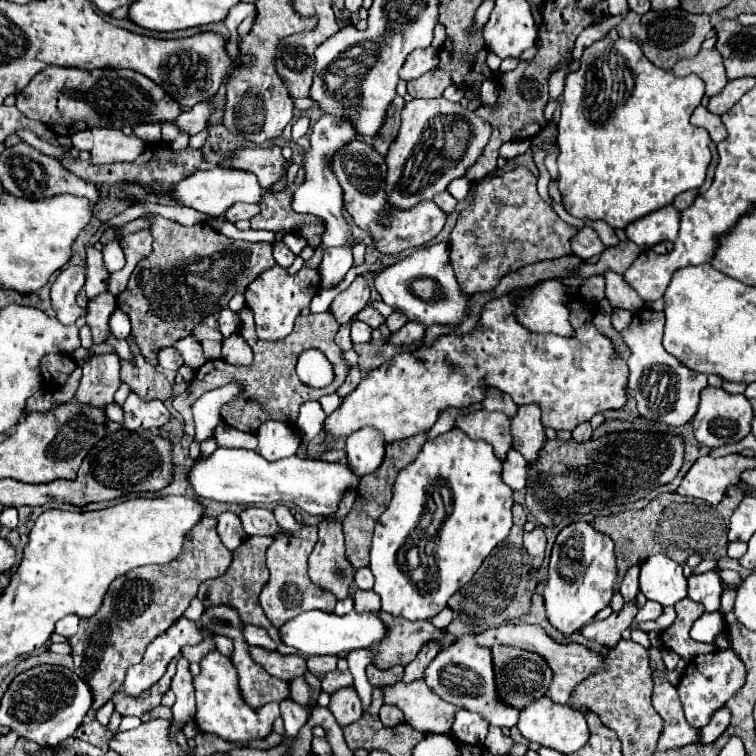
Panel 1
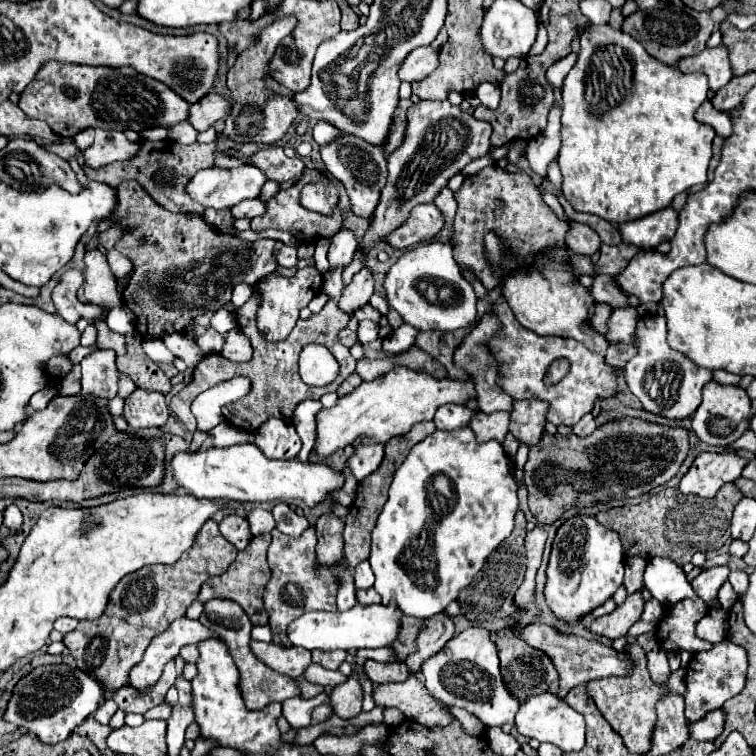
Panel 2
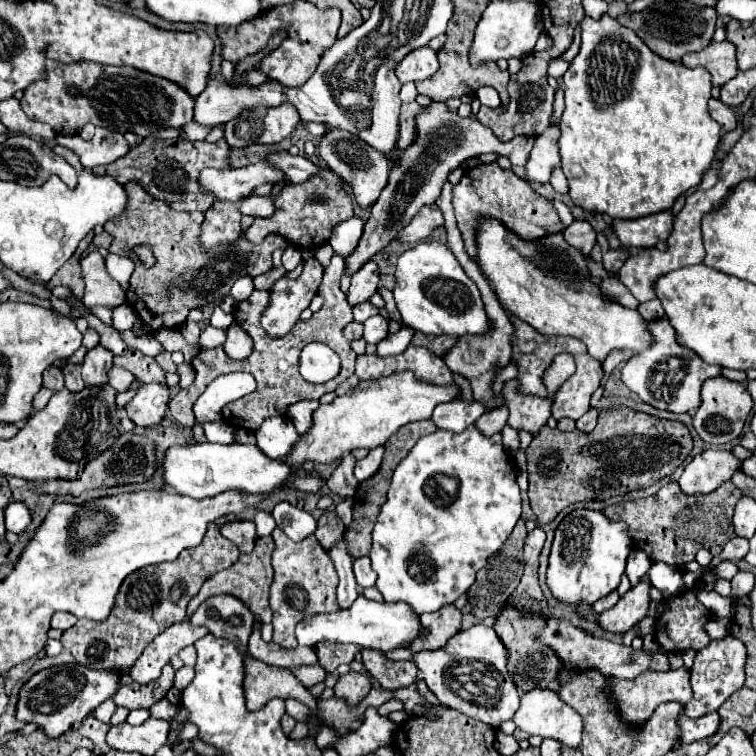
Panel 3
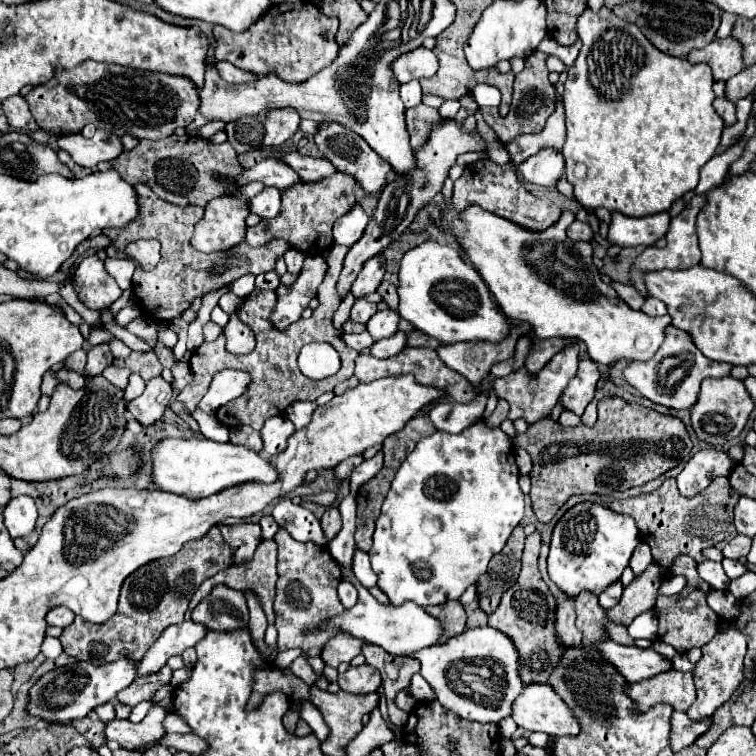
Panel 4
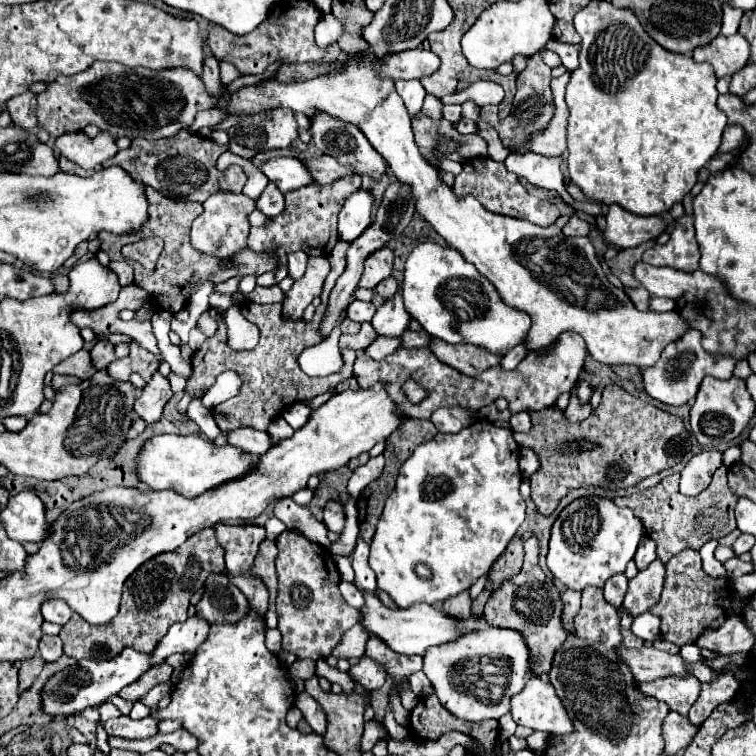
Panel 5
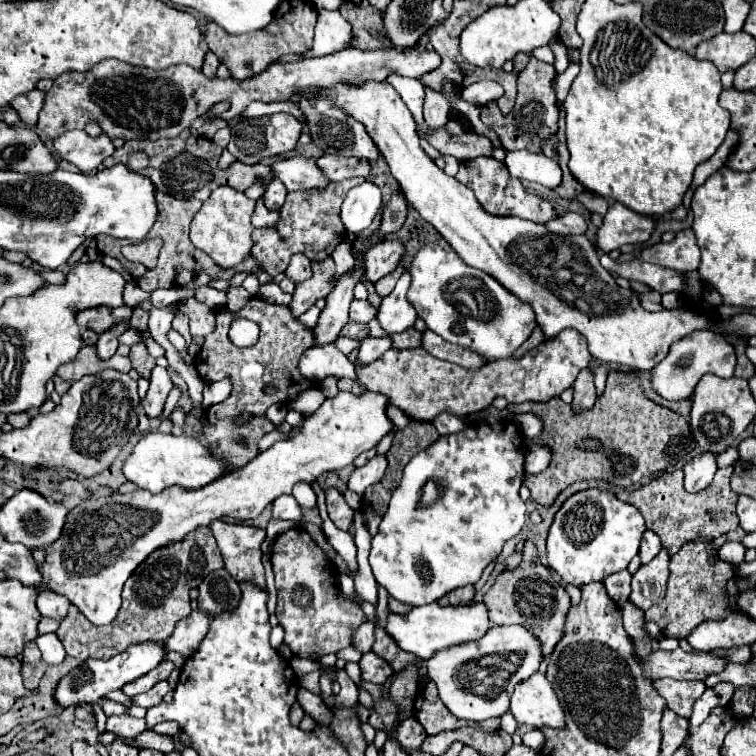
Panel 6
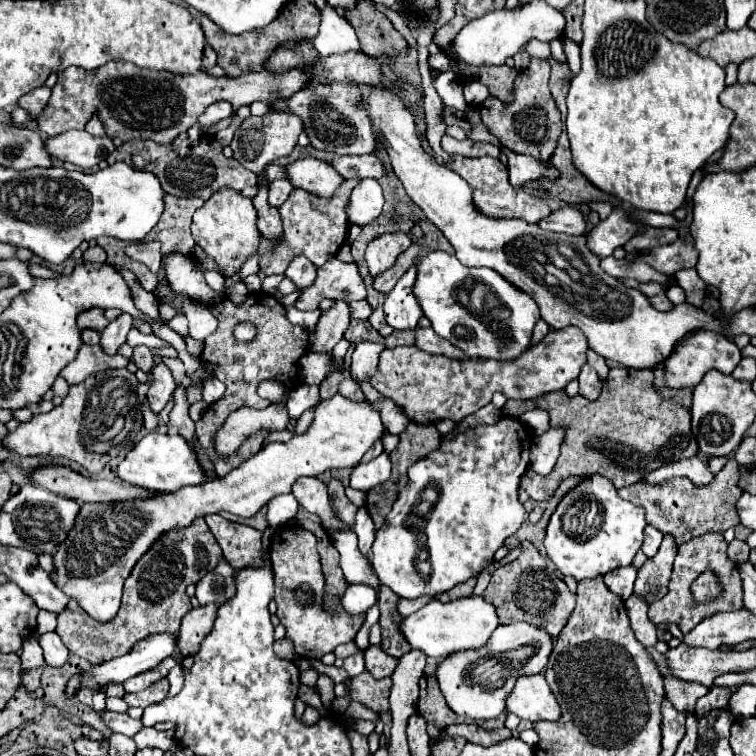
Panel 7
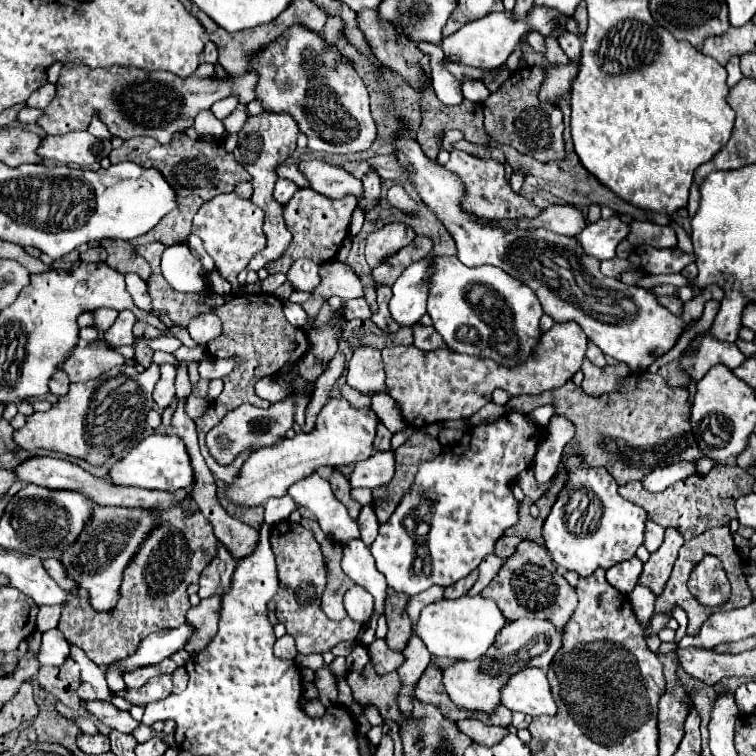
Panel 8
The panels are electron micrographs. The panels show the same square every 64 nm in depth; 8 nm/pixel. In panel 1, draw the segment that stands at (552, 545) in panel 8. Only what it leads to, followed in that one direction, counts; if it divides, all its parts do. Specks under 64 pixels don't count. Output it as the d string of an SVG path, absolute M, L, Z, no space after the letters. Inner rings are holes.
M586 522L566 526L552 548L548 566L548 584L542 592L548 622L562 634L572 634L592 622L592 618L610 604L616 582L614 544L608 536L596 532Z

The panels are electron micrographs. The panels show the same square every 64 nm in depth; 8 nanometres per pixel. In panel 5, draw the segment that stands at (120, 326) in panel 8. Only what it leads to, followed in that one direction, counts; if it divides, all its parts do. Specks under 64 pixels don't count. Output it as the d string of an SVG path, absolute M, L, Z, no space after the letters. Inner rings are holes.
M98 340L90 350L90 358L92 358L92 366L96 370L104 370L110 362L116 360L114 346L108 340Z

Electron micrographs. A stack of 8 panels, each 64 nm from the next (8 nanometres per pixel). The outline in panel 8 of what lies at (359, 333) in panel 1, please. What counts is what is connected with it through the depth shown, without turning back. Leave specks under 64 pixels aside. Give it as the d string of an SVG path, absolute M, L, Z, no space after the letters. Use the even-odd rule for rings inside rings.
M422 258L410 264L394 282L388 310L392 320L400 326L414 326L426 314L424 296L428 296L428 292L424 292L424 276L428 276L430 260L432 258Z

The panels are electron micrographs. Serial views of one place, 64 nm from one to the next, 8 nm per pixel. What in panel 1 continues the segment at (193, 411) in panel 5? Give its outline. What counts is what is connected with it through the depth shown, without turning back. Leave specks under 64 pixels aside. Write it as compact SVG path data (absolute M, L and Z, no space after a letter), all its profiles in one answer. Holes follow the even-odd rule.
M220 424L214 432L214 438L220 446L228 448L246 448L246 450L256 450L256 436L254 434L244 434L236 428L228 428L226 424Z

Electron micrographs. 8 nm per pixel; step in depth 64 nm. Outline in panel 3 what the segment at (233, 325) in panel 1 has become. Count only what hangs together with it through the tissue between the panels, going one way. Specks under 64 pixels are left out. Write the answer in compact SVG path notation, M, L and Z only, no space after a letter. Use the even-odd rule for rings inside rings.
M216 306L214 312L212 312L212 316L210 316L210 324L216 326L216 328L226 330L230 324L234 324L234 314L226 314L220 306Z

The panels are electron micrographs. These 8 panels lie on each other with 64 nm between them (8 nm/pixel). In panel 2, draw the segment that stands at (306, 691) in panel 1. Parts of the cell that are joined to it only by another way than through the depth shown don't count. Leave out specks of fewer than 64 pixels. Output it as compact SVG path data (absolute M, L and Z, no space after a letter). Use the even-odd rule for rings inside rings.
M296 680L298 682L298 690L300 690L300 698L314 698L316 694L320 694L324 688L322 686L318 686L318 684L312 684L312 682L308 682L308 680Z

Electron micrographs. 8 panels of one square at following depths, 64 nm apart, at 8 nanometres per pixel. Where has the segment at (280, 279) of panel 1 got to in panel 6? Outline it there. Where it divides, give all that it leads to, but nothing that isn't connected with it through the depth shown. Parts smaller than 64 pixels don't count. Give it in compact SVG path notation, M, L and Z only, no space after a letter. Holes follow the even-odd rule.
M330 258L320 260L320 262L312 262L312 276L308 280L296 284L296 290L292 294L292 302L288 304L294 318L304 314L318 298L328 296L328 288L332 288L332 284L334 284L330 280L332 272L334 272L334 264Z

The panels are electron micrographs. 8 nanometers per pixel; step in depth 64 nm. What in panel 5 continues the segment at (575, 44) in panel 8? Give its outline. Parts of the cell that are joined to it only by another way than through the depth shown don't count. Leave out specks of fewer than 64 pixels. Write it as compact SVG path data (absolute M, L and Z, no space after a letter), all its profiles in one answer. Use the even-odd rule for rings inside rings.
M562 74L560 78L552 80L552 92L554 92L554 116L546 130L540 136L530 138L522 146L518 146L514 152L516 154L544 154L544 156L560 156L566 152L566 126L568 126L568 108L564 102L564 92L566 92L566 80L568 74Z

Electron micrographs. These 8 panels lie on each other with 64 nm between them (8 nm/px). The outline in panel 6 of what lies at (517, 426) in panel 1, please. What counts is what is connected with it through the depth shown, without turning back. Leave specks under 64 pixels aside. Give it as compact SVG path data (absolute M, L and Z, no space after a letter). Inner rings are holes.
M564 330L564 332L560 332L560 336L542 342L538 348L530 350L520 360L492 360L476 372L470 372L462 366L438 360L430 352L426 352L424 348L412 348L412 350L392 348L380 360L376 360L372 364L362 366L360 362L354 362L354 366L356 366L358 380L360 380L360 384L366 386L366 390L386 394L390 398L390 404L400 408L408 418L428 420L430 422L440 412L450 412L450 414L456 414L456 416L468 416L468 414L480 412L480 410L488 408L492 404L492 400L498 398L498 396L504 396L510 404L548 402L550 398L560 396L566 388L570 388L574 384L578 372L582 368L586 368L588 362L590 362L590 352L586 348L584 336L580 336L580 332L576 332L576 330Z

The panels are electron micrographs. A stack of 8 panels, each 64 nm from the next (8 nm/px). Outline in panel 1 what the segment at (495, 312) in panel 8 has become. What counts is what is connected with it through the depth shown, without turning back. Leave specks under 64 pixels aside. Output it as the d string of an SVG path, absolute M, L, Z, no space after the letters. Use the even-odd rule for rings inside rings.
M444 242L432 244L432 246L422 246L422 248L416 248L404 260L388 266L382 272L372 274L374 276L374 288L380 294L382 302L392 306L396 312L408 316L408 320L420 320L426 326L454 324L454 322L464 320L464 316L468 314L468 310L466 310L468 298L460 296L460 286L456 284L456 278L452 276L452 266L448 264L448 254L450 254L450 248ZM416 280L418 282L420 280L432 280L434 290L430 294L424 294L424 298L416 296L416 292L412 290L412 284Z

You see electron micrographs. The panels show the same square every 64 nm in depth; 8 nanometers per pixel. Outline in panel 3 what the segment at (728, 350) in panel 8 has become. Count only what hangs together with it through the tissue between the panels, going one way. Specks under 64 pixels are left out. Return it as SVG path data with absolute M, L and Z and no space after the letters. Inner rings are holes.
M666 318L648 322L648 330L654 338L652 346L626 362L622 368L622 382L640 396L642 402L668 412L694 412L700 406L700 386L704 380L720 376L720 366L704 364L694 352L688 348L680 348L676 344L676 332Z

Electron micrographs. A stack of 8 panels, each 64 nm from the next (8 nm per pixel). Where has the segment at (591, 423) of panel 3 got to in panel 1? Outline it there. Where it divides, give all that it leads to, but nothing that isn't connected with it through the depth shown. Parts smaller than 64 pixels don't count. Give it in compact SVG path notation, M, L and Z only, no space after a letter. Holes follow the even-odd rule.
M584 422L584 424L580 424L574 432L572 432L572 438L574 438L574 442L588 442L590 440L590 436L592 436L592 428L590 428L590 422Z

